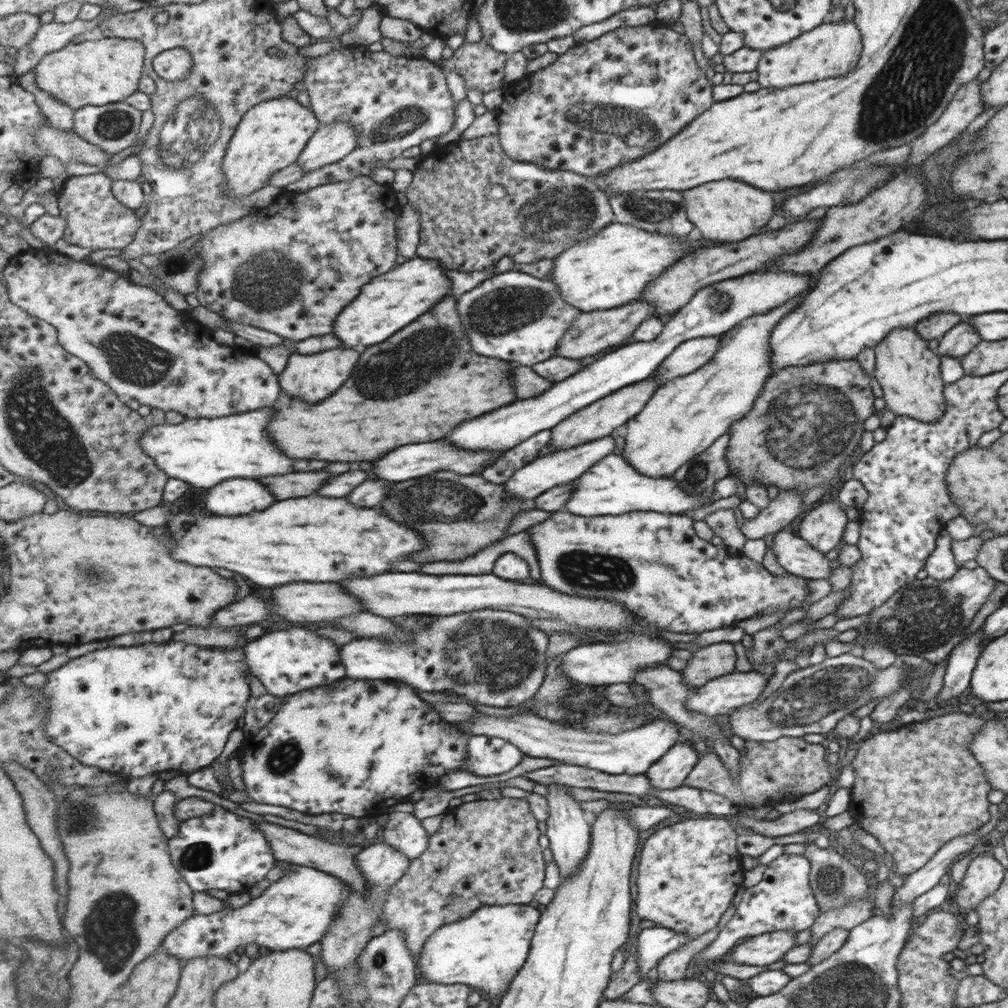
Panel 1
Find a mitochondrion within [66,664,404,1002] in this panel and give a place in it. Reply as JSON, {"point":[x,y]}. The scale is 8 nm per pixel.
{"point":[109,929]}

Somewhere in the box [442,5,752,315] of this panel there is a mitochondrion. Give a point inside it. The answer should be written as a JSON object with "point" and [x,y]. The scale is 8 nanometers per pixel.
{"point":[552,216]}

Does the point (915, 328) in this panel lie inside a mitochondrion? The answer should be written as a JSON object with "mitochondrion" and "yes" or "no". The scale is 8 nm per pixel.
{"mitochondrion":"no"}

